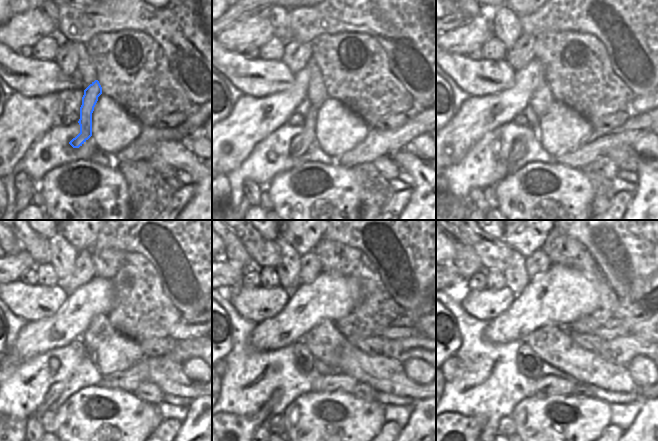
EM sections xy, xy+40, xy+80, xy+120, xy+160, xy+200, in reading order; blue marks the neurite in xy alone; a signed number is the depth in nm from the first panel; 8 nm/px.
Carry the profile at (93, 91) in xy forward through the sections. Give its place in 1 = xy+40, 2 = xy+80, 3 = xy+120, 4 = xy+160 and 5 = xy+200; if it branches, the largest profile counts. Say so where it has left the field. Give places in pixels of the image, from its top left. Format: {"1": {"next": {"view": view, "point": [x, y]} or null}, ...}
{"1": {"next": {"view": "xy+40", "point": [299, 144]}}, "2": {"next": {"view": "xy+80", "point": [519, 148]}}, "3": {"next": {"view": "xy+120", "point": [56, 389]}}, "4": {"next": {"view": "xy+160", "point": [232, 423]}}, "5": {"next": {"view": "xy+200", "point": [456, 423]}}}

